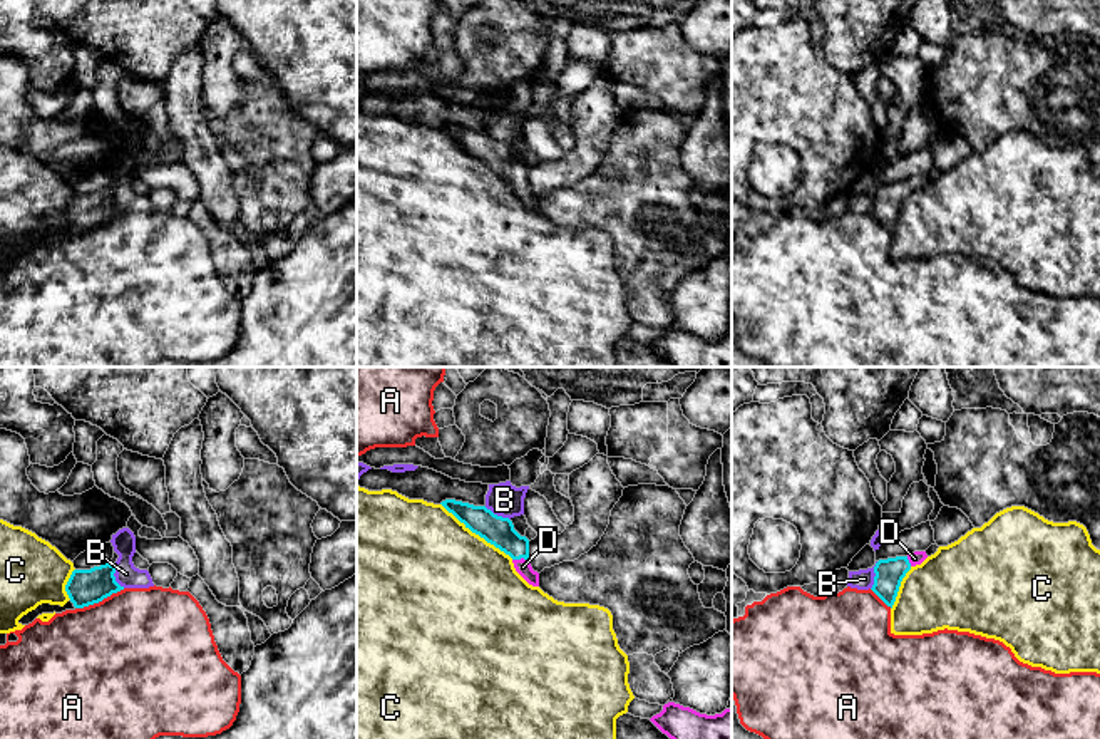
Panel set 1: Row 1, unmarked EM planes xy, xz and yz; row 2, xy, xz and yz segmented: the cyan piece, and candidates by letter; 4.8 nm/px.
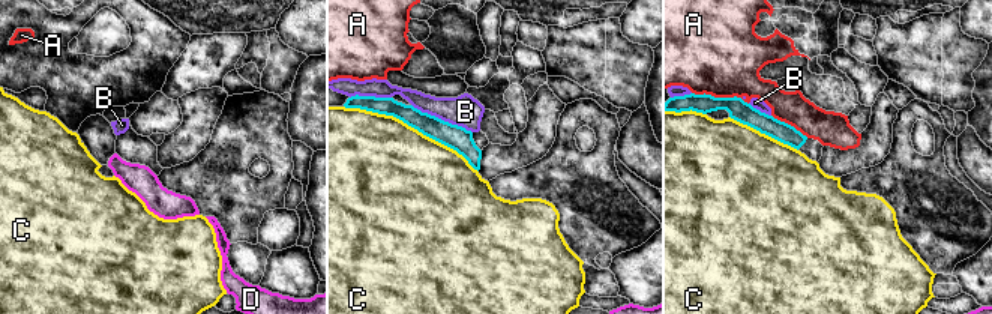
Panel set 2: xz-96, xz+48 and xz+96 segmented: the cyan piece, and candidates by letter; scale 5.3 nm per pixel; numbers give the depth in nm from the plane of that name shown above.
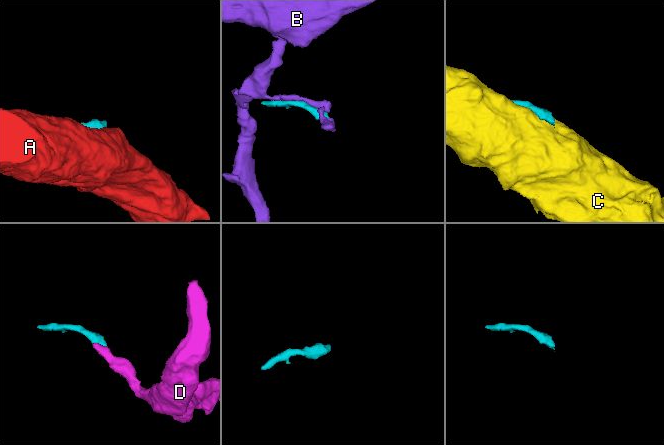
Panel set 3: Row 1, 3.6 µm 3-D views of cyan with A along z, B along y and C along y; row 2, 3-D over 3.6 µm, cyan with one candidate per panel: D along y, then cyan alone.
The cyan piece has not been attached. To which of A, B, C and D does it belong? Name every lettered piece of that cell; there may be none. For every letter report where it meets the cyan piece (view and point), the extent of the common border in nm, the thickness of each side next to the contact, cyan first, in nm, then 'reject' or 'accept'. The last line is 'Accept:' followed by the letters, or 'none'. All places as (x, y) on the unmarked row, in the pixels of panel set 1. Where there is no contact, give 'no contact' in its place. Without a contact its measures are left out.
A: xy (99, 225) | 260 nm | 180/480 nm | reject
B: yz (876, 200) | 140 nm | 140/100 nm | reject
C: xz (478, 158) | 440 nm | 140/480 nm | reject
D: xz (519, 183) | 80 nm | 140/80 nm | accept
Accept: D

